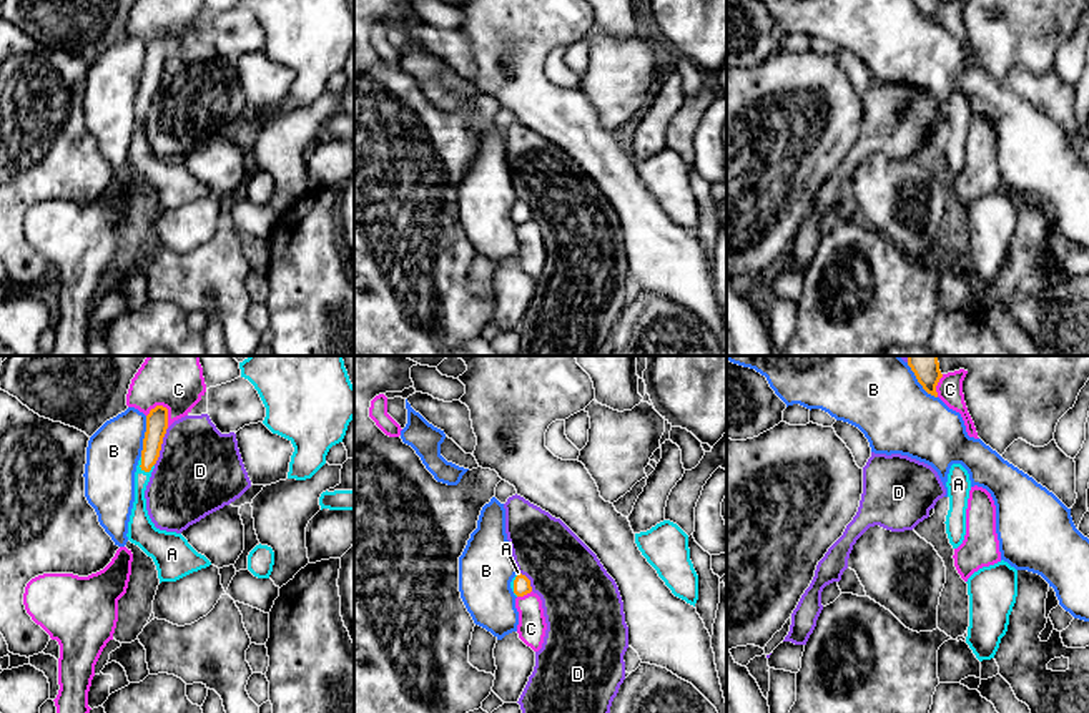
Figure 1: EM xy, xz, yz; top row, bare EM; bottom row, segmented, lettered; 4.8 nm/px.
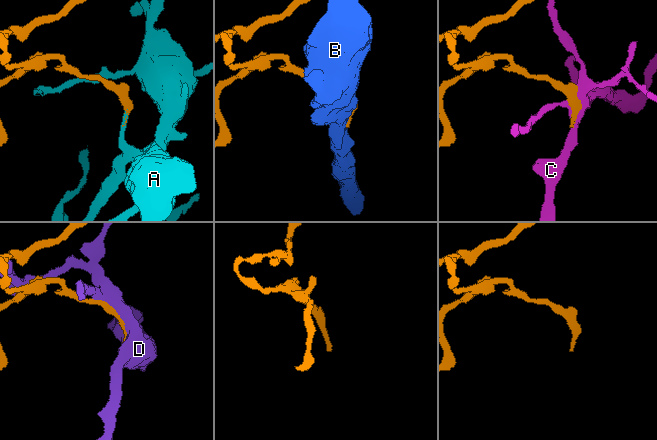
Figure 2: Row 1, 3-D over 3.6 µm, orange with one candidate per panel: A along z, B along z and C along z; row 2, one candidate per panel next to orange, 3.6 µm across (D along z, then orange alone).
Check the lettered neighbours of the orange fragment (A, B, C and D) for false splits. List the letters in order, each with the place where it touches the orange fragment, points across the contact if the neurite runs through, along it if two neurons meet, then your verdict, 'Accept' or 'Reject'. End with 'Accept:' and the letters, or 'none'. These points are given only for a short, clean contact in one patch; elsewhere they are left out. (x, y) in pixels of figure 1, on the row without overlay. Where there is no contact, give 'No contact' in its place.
A: Touches orange at xy (140, 93). Path across: xy (157, 49), (150, 83), (140, 93), (138, 145). Accept
B: Touches orange at xy (145, 63). Reject
C: Touches orange at xy (167, 37). Reject
D: Touches orange at xy (160, 73). Reject
Accept: A

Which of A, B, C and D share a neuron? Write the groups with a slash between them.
A / B / C D

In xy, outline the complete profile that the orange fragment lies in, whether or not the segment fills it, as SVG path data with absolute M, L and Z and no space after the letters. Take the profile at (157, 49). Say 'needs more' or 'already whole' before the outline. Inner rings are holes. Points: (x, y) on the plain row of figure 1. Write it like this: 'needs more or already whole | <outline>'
needs more | M156 33L146 43L143 78L135 100L135 130L126 161L131 171L153 186L160 211L176 209L211 193L181 161L156 156L146 138L145 118L160 85L166 57L168 37Z

